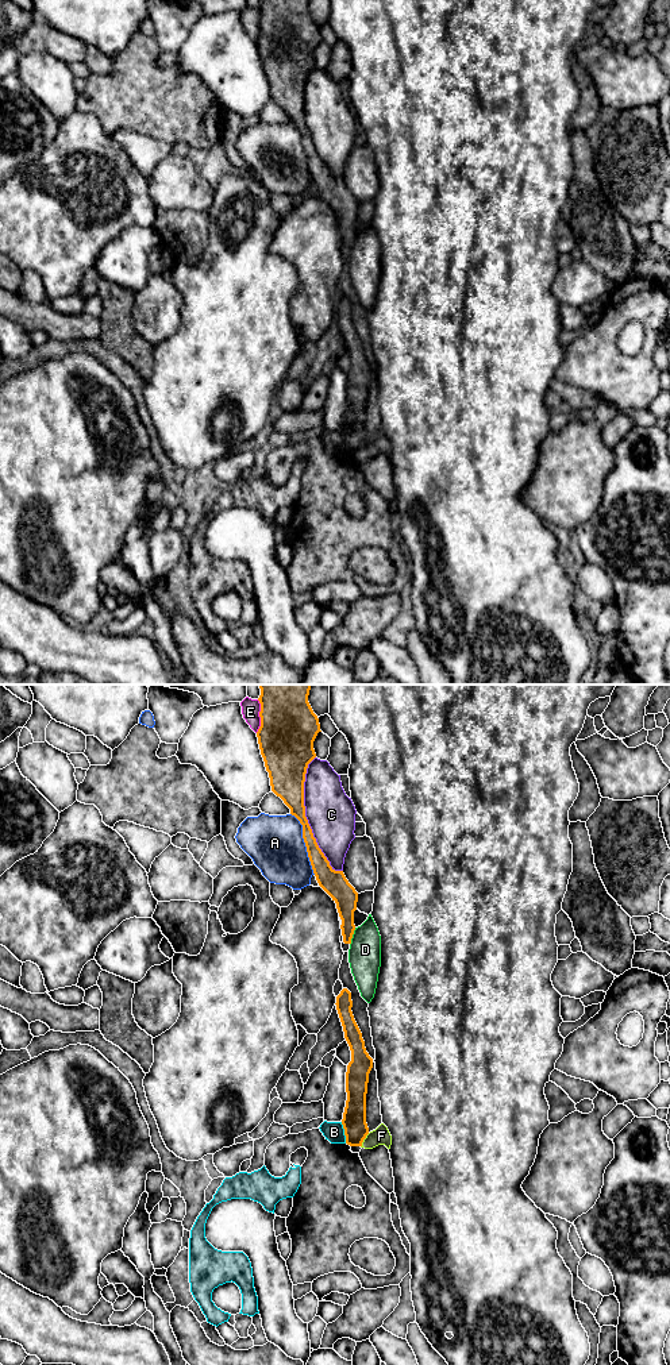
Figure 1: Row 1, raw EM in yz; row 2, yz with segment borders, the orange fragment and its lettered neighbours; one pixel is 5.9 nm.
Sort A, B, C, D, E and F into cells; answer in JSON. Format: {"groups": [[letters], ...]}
{"groups": [["A"], ["B"], ["C"], ["D"], ["E"], ["F"]]}

